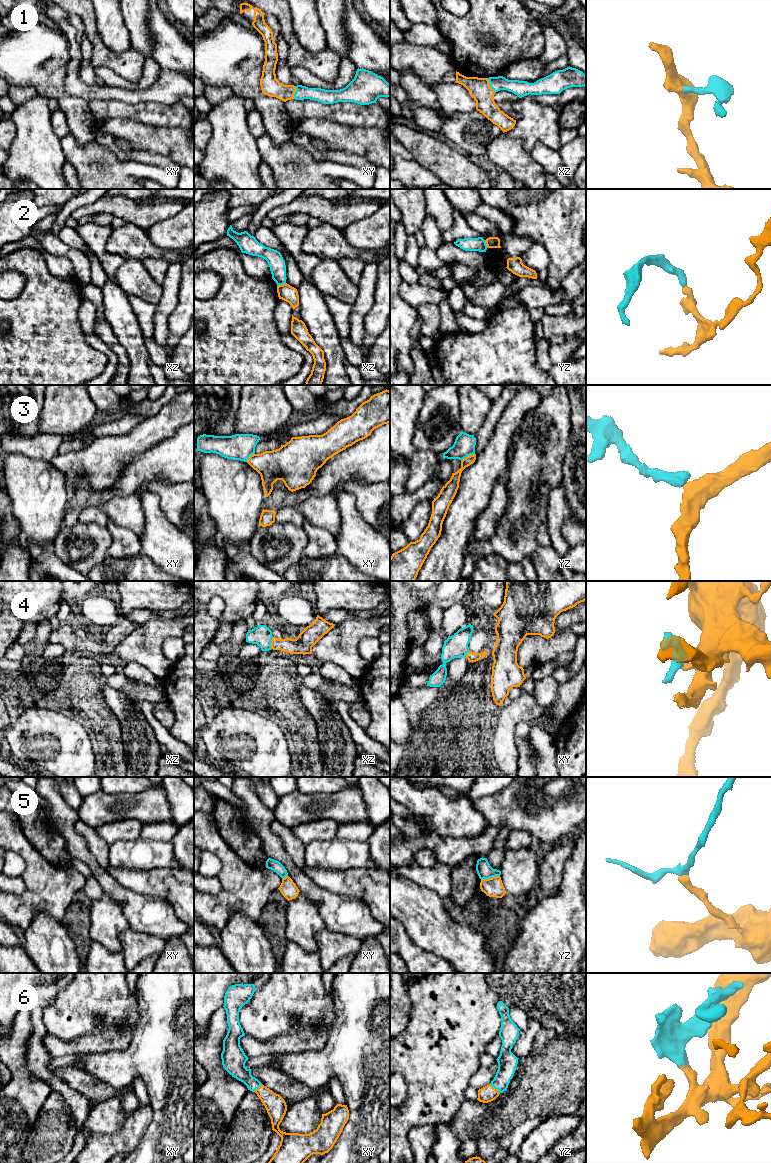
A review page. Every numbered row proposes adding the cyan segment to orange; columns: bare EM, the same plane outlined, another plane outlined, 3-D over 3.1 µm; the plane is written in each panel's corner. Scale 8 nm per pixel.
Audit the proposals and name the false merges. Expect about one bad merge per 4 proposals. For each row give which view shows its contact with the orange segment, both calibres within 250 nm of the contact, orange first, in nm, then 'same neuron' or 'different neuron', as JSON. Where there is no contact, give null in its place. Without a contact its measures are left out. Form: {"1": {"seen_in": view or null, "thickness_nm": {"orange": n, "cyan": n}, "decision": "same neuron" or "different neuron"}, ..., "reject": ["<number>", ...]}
{"1": {"seen_in": "xz", "thickness_nm": {"orange": 180, "cyan": 120}, "decision": "same neuron"}, "2": {"seen_in": "xz", "thickness_nm": {"orange": 130, "cyan": 130}, "decision": "different neuron"}, "3": {"seen_in": "yz", "thickness_nm": {"orange": 90, "cyan": 170}, "decision": "different neuron"}, "4": {"seen_in": "xz", "thickness_nm": {"orange": 150, "cyan": 160}, "decision": "same neuron"}, "5": {"seen_in": "yz", "thickness_nm": {"orange": 160, "cyan": 120}, "decision": "different neuron"}, "6": {"seen_in": "yz", "thickness_nm": {"orange": 130, "cyan": 160}, "decision": "same neuron"}, "reject": ["2", "3", "5"]}

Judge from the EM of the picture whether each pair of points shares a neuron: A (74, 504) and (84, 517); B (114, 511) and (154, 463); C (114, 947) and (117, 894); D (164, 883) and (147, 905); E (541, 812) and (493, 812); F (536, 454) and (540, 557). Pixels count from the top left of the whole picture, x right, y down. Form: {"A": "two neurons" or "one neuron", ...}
{"A": "two neurons", "B": "two neurons", "C": "two neurons", "D": "two neurons", "E": "one neuron", "F": "one neuron"}

